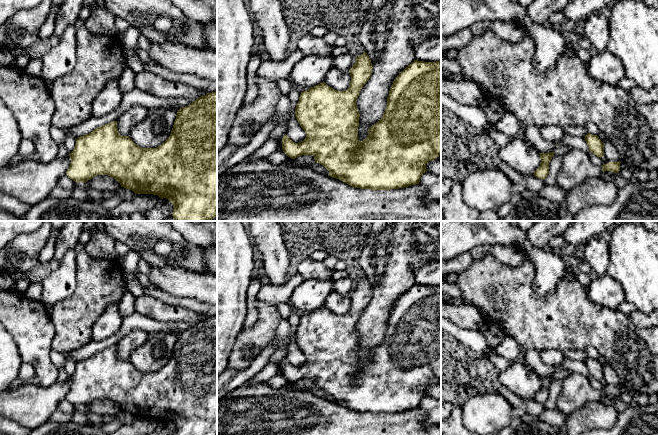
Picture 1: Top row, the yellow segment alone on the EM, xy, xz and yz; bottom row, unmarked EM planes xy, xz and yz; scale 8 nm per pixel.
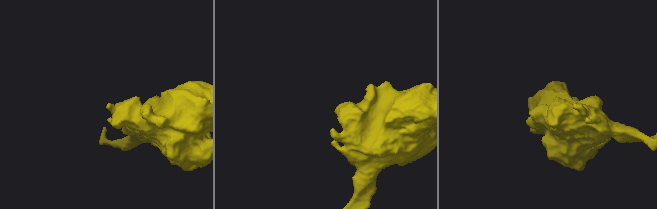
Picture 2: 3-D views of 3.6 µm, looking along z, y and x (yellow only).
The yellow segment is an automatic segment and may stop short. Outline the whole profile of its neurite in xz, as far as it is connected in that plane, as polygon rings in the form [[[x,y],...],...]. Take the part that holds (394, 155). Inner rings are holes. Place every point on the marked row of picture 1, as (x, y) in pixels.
[[[364,52],[356,57],[356,62],[349,71],[351,81],[347,90],[338,91],[323,82],[301,92],[295,108],[295,116],[306,137],[302,142],[295,143],[284,134],[282,150],[291,159],[302,155],[313,155],[315,162],[329,171],[328,176],[355,188],[391,190],[419,184],[421,176],[427,172],[426,164],[441,156],[441,61],[414,60],[401,71],[389,90],[387,106],[382,118],[369,127],[368,136],[363,141],[359,141],[360,114],[356,101],[362,87],[371,77],[372,69],[371,60]]]

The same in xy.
[[[217,91],[180,108],[170,136],[156,148],[139,147],[129,136],[120,135],[117,121],[113,121],[78,137],[69,156],[71,162],[66,175],[75,182],[86,183],[94,176],[108,175],[135,194],[153,194],[168,199],[174,205],[172,216],[176,221],[211,221],[217,217]]]

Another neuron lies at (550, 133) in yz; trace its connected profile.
[[[546,125],[541,127],[540,133],[545,141],[554,143],[560,142],[565,136],[563,128],[555,125]]]

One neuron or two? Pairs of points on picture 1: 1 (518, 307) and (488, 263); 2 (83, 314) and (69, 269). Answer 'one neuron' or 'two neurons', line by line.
1: one neuron
2: two neurons

